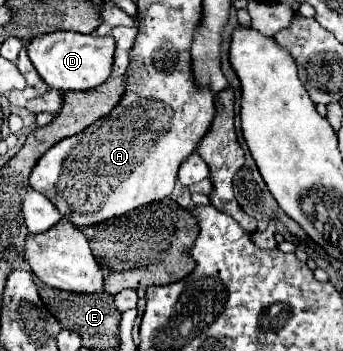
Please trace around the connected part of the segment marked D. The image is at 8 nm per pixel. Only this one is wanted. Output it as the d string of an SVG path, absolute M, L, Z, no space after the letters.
M51 32L35 36L27 44L27 54L39 76L57 90L91 90L111 76L115 40L111 36L93 36L79 32Z

